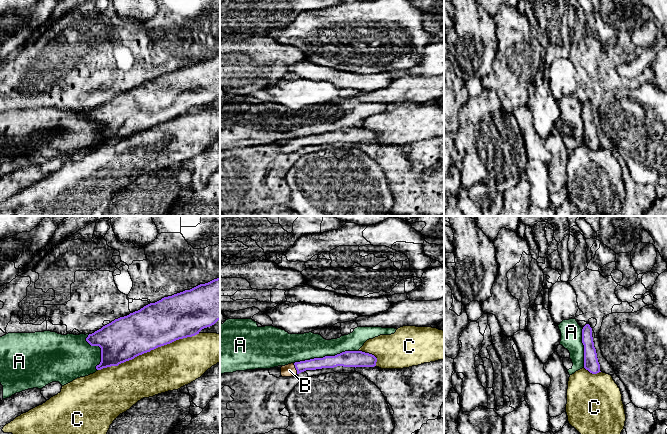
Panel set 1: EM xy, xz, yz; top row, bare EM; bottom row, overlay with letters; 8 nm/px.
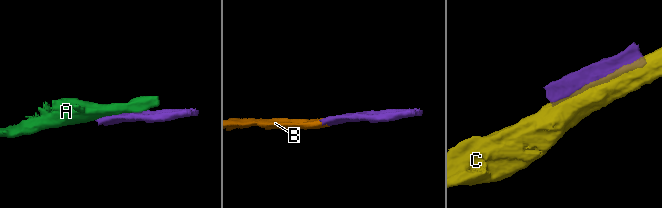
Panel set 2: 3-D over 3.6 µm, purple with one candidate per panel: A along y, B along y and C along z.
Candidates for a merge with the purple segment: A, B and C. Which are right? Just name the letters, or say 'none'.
B

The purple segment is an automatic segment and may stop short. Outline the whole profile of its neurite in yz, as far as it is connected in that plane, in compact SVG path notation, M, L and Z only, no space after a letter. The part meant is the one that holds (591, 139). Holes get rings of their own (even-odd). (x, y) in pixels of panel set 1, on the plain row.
M586 100L582 105L582 119L584 121L584 144L592 150L601 148L594 123L592 104L589 100Z

